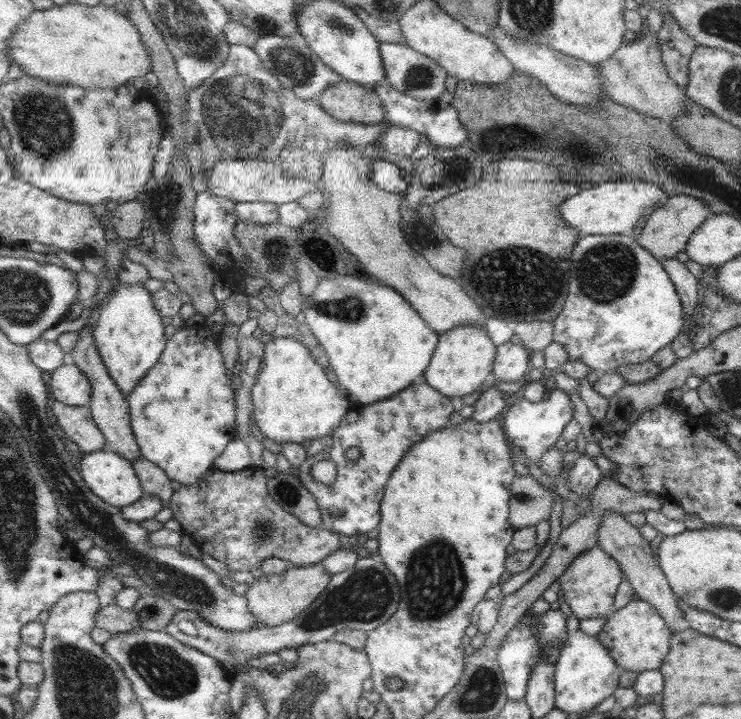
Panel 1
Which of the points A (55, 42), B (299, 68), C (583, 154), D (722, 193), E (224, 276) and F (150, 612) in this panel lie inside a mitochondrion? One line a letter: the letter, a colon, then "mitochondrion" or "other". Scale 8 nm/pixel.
A: other
B: mitochondrion
C: other
D: mitochondrion
E: other
F: mitochondrion

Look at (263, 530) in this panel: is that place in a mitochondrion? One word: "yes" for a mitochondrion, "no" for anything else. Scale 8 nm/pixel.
yes

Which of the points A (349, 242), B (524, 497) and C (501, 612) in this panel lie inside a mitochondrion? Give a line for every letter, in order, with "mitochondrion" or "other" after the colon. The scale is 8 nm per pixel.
A: other
B: mitochondrion
C: other

